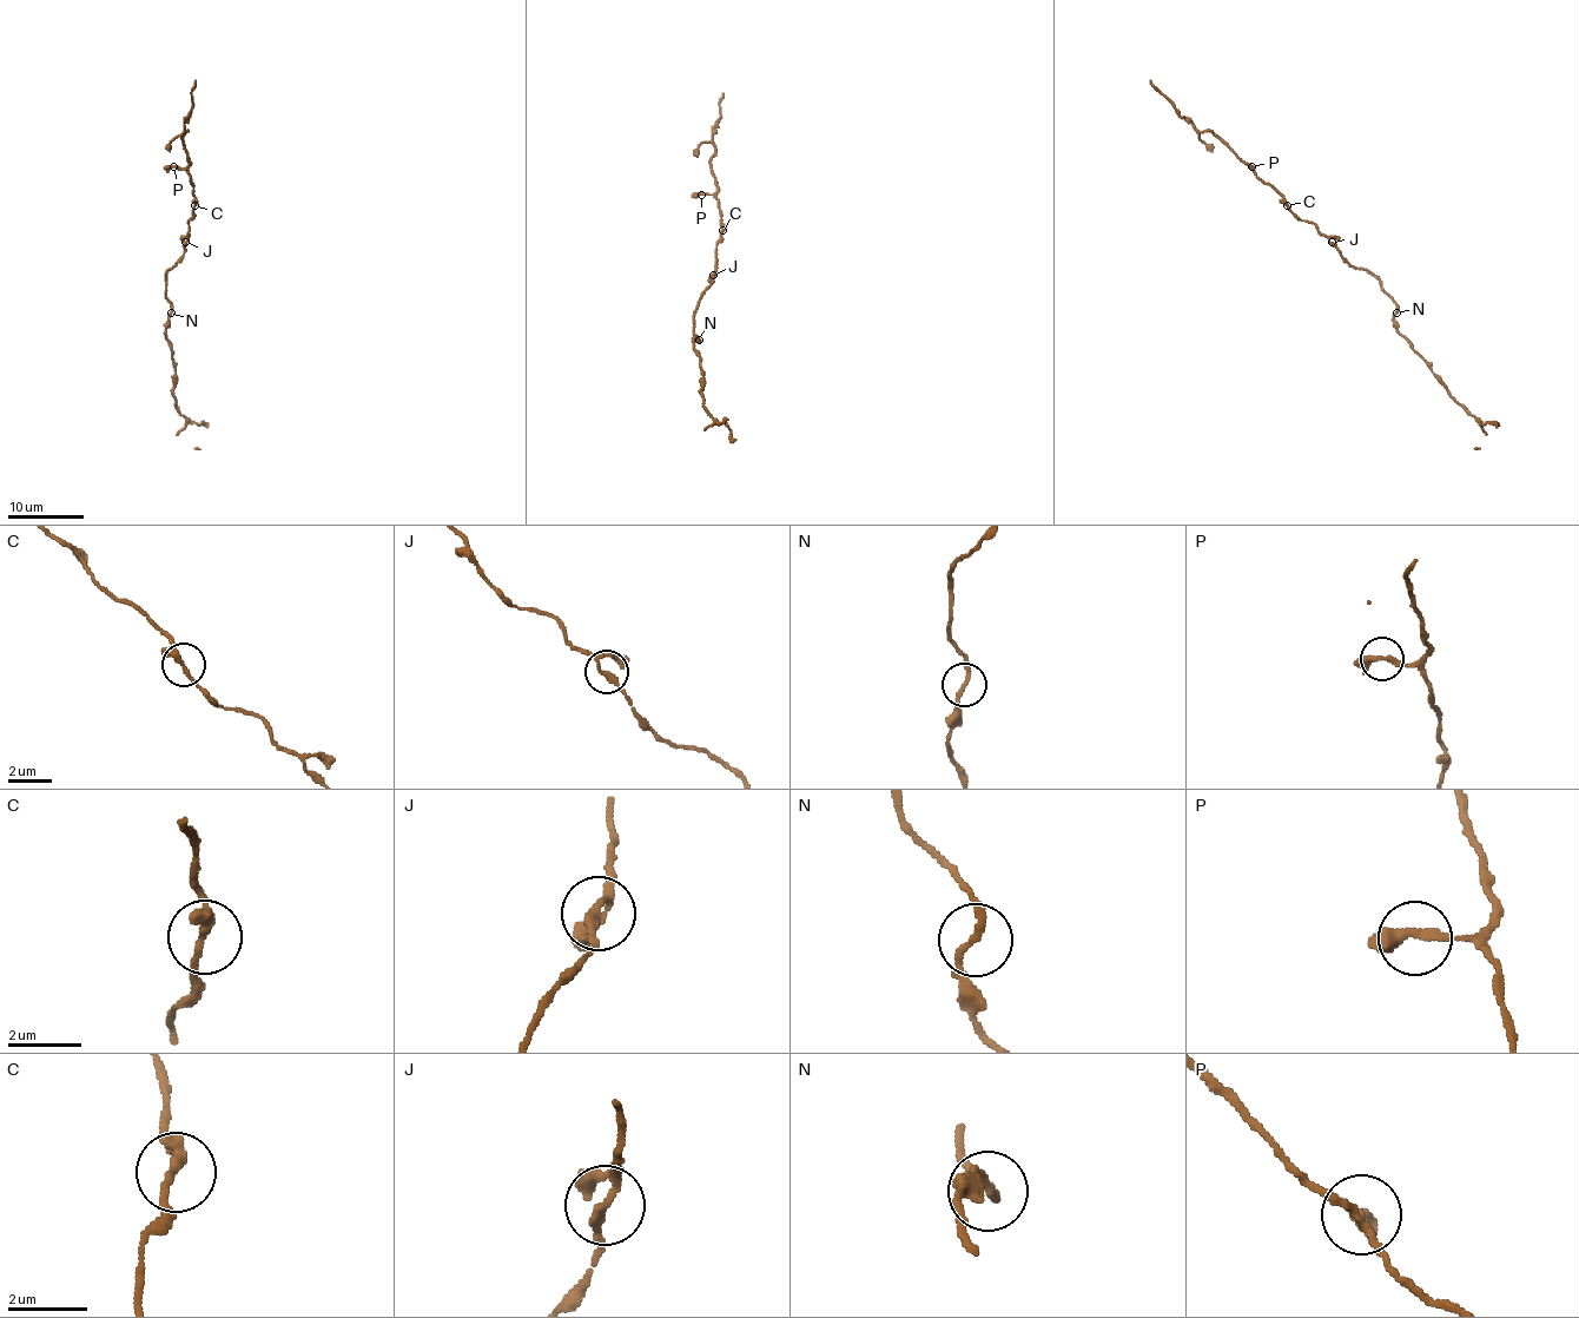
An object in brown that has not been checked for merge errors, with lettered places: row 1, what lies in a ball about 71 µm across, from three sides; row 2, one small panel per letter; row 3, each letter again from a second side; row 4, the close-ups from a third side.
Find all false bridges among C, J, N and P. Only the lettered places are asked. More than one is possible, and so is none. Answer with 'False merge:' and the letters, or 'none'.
False merge: none

